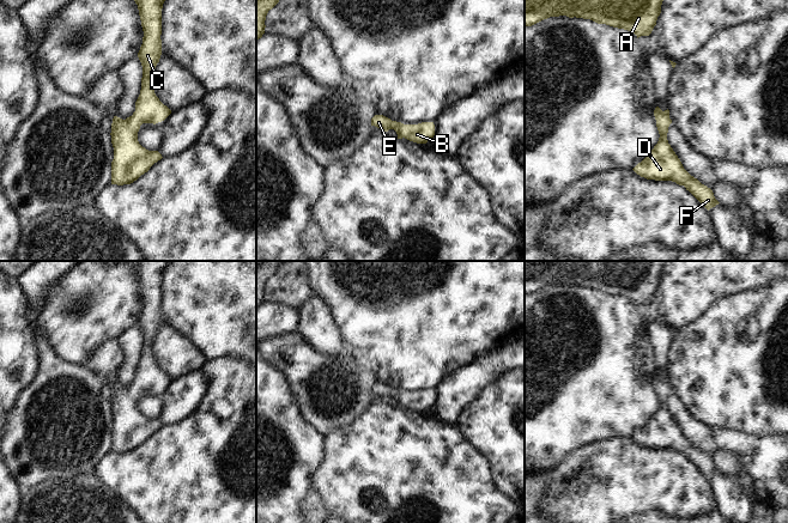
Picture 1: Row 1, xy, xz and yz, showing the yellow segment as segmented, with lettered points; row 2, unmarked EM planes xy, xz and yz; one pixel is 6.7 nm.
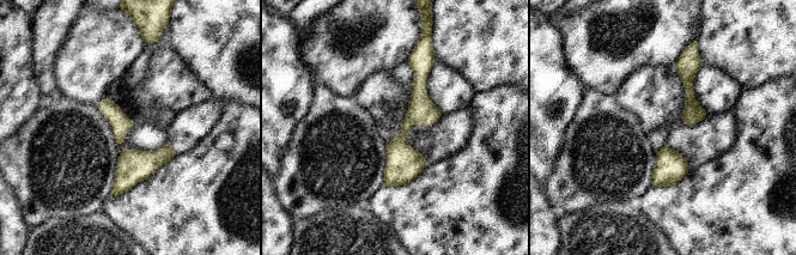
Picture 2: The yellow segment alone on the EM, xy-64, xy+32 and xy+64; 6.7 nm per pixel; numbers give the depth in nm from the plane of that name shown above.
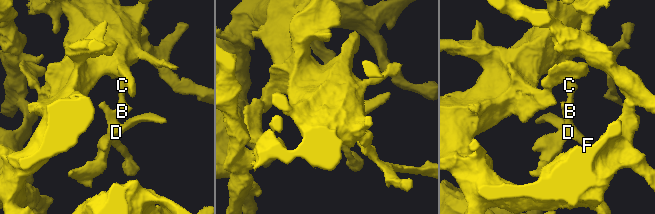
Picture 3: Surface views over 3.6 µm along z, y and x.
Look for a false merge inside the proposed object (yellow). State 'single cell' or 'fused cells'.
single cell

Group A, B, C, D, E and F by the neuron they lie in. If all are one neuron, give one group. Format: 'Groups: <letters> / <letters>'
Groups: A B C D E F.

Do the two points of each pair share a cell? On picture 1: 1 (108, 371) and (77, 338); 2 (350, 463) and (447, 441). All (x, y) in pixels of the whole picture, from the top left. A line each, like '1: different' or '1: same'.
1: different
2: same

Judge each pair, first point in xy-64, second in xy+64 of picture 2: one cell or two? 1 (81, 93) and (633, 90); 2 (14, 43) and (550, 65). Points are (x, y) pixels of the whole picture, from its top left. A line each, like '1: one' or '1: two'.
1: two
2: one

